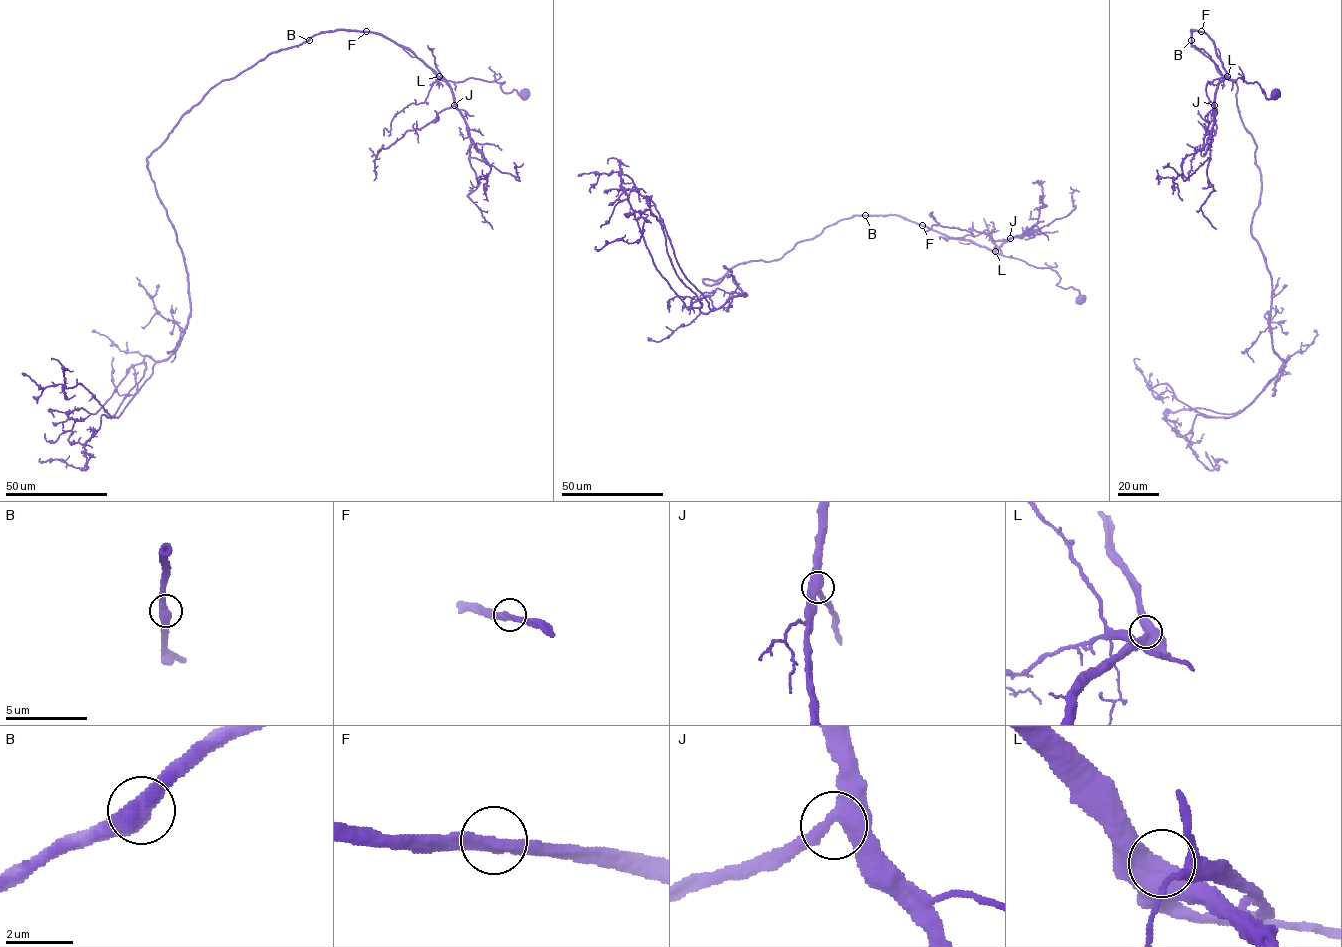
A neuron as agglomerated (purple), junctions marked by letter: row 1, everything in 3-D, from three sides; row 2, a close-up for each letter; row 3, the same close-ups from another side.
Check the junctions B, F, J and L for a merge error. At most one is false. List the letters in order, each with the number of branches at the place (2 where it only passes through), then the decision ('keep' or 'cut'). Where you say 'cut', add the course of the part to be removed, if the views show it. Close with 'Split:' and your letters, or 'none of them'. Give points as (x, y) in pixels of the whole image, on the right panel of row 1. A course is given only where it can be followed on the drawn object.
B: branches 2; keep
F: branches 2; keep
J: branches 2; keep
L: branches 2; keep
Split: none of them

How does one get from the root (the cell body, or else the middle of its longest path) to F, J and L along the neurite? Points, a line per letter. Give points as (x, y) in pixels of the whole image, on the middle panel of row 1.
F: (1081, 298), (1078, 290), (1058, 286), (1060, 277), (1049, 268), (1034, 267), (922, 225)
J: (1081, 298), (1078, 290), (1056, 284), (1060, 277), (1056, 271), (1002, 255), (999, 247), (1010, 238)
L: (1081, 298), (1078, 290), (1056, 284), (1060, 277), (1056, 271), (1034, 267), (995, 251)

